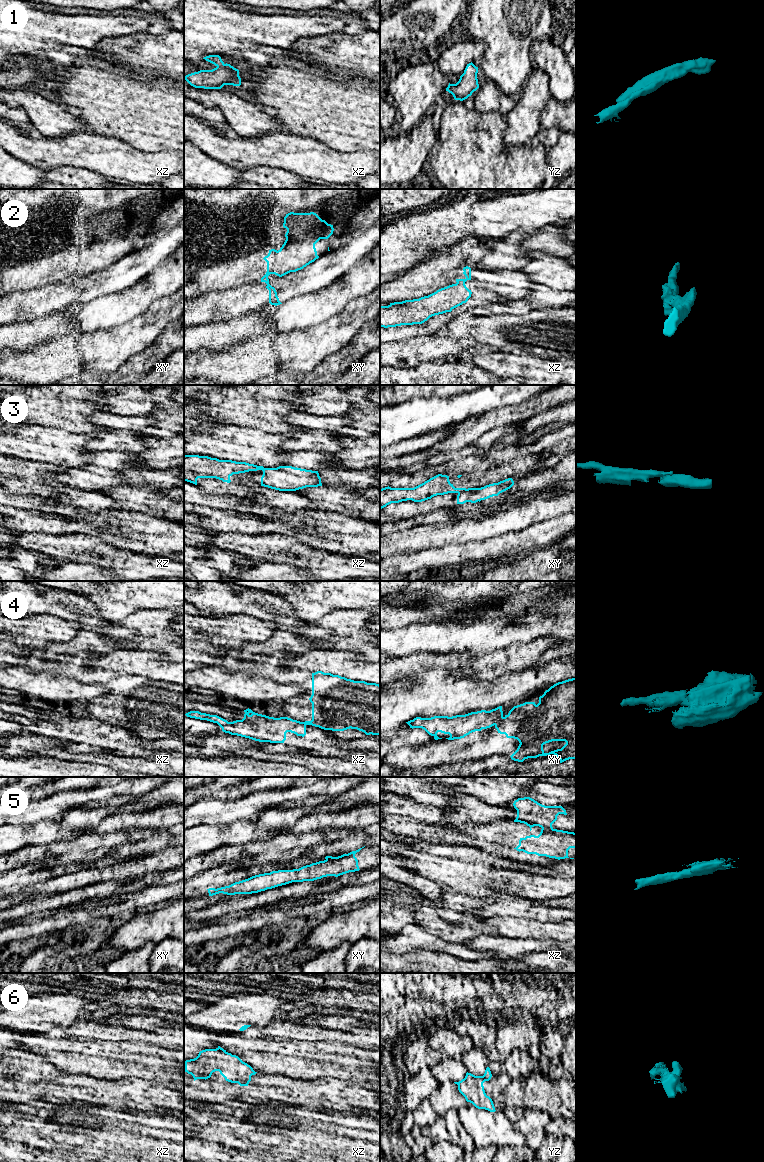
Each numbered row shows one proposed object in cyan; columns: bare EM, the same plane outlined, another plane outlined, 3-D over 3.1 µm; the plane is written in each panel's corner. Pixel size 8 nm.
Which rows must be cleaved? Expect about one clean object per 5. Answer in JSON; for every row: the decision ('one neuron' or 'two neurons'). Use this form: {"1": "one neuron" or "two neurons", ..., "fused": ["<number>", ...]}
{"1": "one neuron", "2": "two neurons", "3": "two neurons", "4": "two neurons", "5": "two neurons", "6": "two neurons", "fused": ["2", "3", "4", "5", "6"]}

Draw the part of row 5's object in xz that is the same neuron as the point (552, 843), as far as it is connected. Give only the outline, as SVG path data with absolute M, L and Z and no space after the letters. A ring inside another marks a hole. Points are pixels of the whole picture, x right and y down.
M542 828L538 836L530 835L520 838L519 845L514 849L560 860L569 858L570 848L576 848L576 833Z

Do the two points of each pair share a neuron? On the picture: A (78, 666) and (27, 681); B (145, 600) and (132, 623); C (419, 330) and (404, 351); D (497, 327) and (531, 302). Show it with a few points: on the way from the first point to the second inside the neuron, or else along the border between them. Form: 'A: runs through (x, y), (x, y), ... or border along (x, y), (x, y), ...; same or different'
A: border along (42, 669), (53, 674), (67, 675), (76, 680); different
B: border along (164, 608), (139, 609); different
C: border along (433, 333), (394, 340), (392, 342); different
D: border along (538, 308), (520, 314), (509, 313); different

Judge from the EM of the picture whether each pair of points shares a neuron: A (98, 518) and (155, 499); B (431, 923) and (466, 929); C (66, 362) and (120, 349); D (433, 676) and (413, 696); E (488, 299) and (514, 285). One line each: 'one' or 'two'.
A: two
B: one
C: one
D: one
E: two

